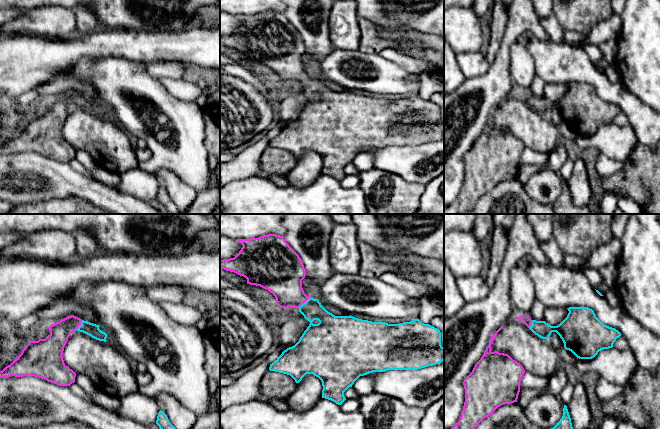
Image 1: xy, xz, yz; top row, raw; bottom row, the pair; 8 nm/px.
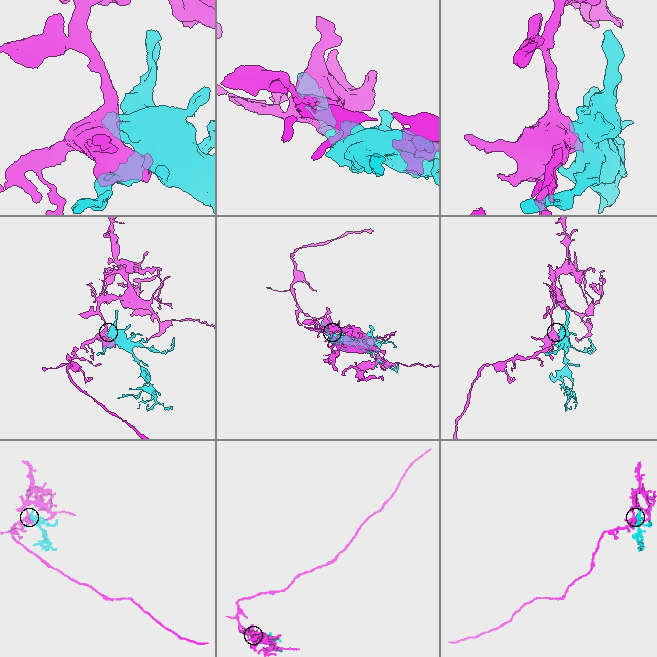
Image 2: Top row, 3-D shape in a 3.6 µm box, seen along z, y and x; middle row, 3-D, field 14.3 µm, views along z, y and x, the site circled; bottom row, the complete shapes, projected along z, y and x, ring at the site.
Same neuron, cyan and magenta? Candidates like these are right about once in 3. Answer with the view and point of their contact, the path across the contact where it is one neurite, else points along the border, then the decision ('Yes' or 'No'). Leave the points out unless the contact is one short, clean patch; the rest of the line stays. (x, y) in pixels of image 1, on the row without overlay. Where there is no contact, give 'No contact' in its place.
Touches cyan at xz (305, 78). Path across: xz (312, 85), (305, 78), (284, 55). Yes

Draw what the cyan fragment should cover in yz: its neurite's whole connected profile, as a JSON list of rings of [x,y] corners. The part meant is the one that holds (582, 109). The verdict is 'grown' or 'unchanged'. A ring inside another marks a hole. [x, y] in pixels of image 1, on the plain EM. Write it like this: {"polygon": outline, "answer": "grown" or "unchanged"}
{"polygon": [[[569,83],[567,93],[557,102],[545,97],[531,96],[528,92],[519,92],[535,111],[548,115],[556,108],[564,119],[564,124],[571,127],[577,135],[592,135],[599,127],[613,123],[621,112],[615,104],[604,101],[588,83]]], "answer": "grown"}

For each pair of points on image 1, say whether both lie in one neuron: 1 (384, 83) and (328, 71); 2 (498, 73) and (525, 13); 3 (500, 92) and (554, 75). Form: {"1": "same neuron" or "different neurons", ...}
{"1": "same neuron", "2": "same neuron", "3": "different neurons"}

